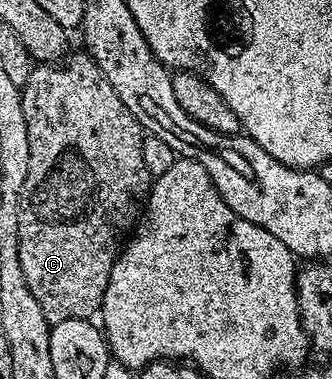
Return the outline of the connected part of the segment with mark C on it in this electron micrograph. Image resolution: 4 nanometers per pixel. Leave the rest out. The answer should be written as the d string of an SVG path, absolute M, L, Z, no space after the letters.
M85 51L73 53L62 63L36 64L32 68L29 79L21 87L21 111L25 115L25 131L29 139L29 167L25 175L25 183L19 192L19 258L21 271L25 273L25 283L29 283L29 291L33 291L33 299L37 299L47 324L52 327L57 323L65 323L69 319L91 319L94 318L94 313L96 316L100 312L111 269L115 266L115 260L118 259L121 246L125 241L123 232L126 231L127 225L134 226L140 220L141 206L146 202L147 194L153 184L152 175L147 169L147 161L141 159L145 131L137 123L129 107L121 103L117 91L113 91L109 79L105 79L101 67L97 67L94 59Z

